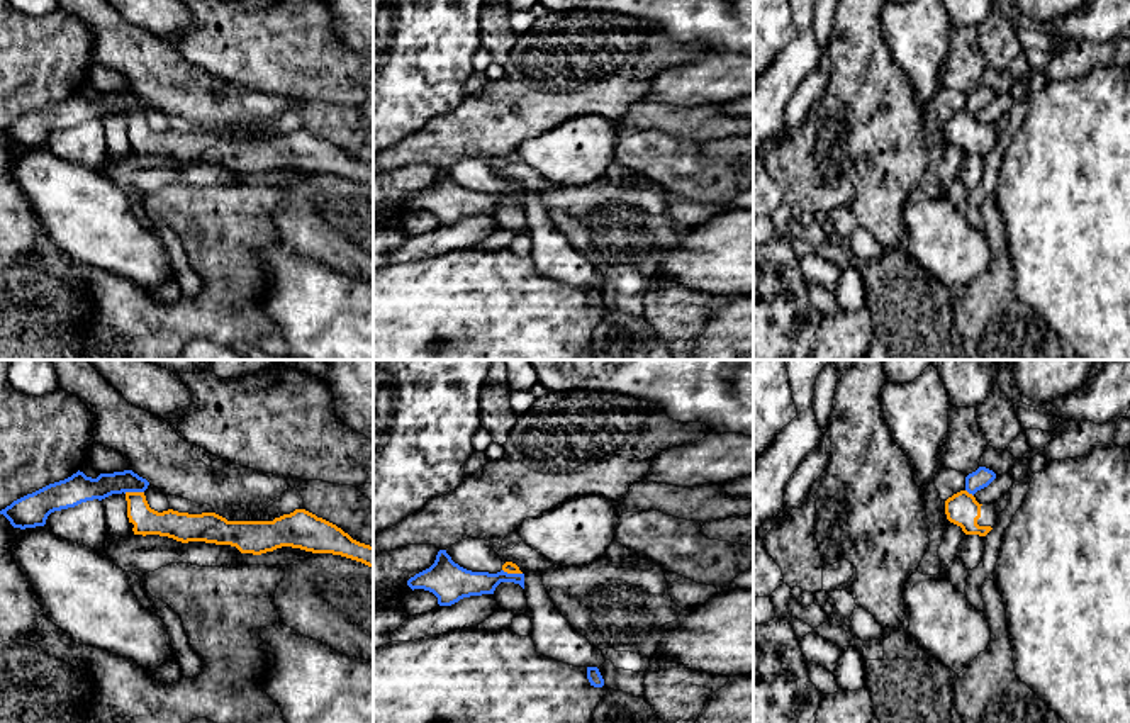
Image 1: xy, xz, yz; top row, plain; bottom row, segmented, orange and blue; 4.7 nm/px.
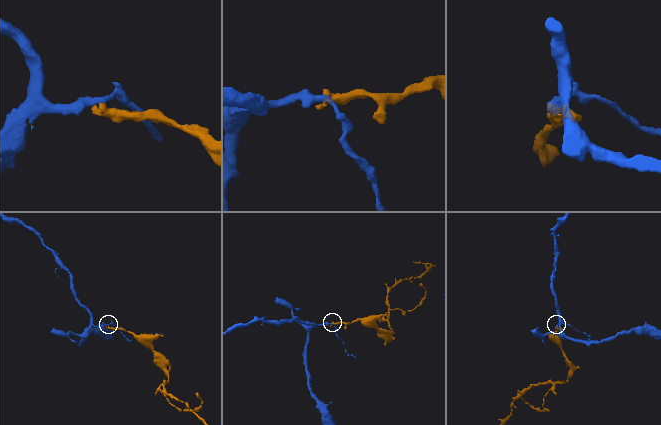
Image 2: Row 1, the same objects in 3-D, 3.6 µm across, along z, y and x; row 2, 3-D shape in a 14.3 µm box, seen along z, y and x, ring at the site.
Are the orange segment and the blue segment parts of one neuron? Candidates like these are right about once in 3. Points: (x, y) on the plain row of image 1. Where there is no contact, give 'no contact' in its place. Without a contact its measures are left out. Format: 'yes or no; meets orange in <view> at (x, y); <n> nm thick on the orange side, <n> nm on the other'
no; meets orange in xy at (133, 112); 130 nm thick on the orange side, 130 nm on the other

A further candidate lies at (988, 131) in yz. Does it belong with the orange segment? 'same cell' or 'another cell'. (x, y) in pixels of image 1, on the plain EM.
same cell

